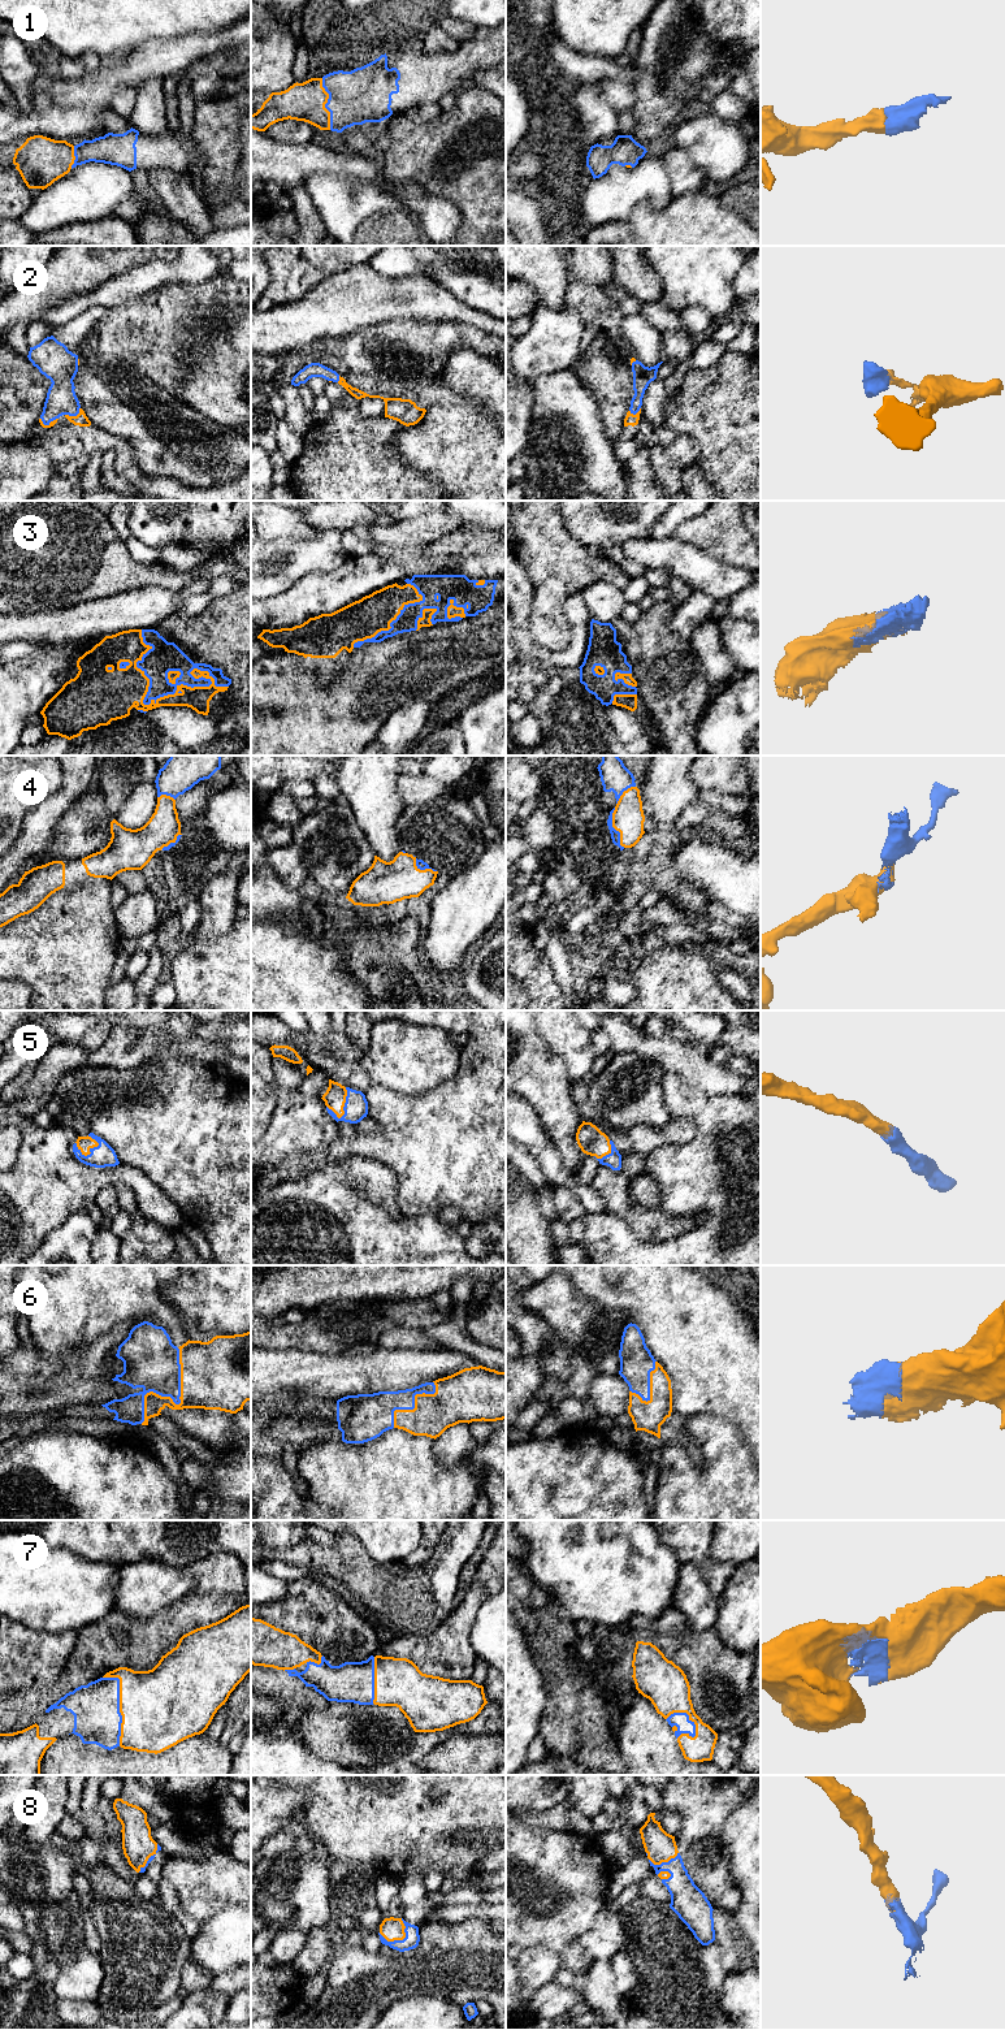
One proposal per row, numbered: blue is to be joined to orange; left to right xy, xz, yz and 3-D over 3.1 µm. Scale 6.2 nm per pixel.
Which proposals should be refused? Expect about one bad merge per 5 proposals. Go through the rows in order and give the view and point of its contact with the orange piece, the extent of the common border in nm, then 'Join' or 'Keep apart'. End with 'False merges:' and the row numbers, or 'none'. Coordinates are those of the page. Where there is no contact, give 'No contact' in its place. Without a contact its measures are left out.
1: Touches orange at xz (325, 103). Shared border 320 nm. Join
2: Touches orange at xy (74, 416). Shared border 110 nm. Join
3: Touches orange at xy (151, 702). Shared border 650 nm. Join
4: Touches orange at yz (615, 829). Shared border 260 nm. Join
5: Touches orange at xy (87, 1154). Shared border 150 nm. Join
6: Touches orange at xy (174, 1403). Shared border 550 nm. Join
7: Touches orange at xy (120, 1705). Shared border 440 nm. Join
8: Touches orange at xz (397, 1939). Shared border 180 nm. Join
False merges: none

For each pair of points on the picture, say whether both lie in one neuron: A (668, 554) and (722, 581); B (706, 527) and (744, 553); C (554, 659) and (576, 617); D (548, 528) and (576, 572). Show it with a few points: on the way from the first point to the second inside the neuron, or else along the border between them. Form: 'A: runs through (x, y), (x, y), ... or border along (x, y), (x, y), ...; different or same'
A: runs through (681, 559), (709, 575); same
B: runs through (715, 532), (720, 532), (735, 544); same
C: runs through (566, 654), (576, 644), (576, 628); same
D: runs through (548, 539), (548, 544), (566, 562); same

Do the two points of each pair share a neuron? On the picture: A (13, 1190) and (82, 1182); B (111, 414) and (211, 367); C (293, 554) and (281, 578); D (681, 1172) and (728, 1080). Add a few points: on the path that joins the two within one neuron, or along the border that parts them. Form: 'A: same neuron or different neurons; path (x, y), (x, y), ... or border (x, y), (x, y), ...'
A: same neuron; path (30, 1190), (40, 1185), (65, 1185)
B: different neurons; border (170, 393), (196, 411)
C: same neuron; path (290, 559), (281, 572)
D: different neurons; border (692, 1083), (710, 1095), (740, 1094)

